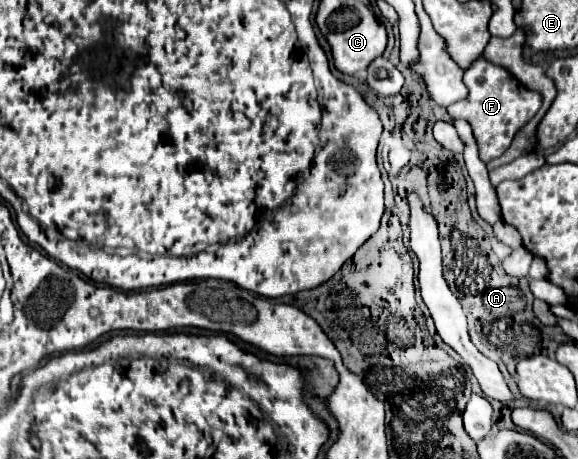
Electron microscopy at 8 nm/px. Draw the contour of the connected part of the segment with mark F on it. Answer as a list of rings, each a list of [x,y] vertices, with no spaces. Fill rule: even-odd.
[[[479,56],[467,68],[465,84],[469,88],[469,96],[447,106],[447,112],[451,118],[463,118],[471,124],[473,136],[479,146],[479,158],[483,162],[491,162],[511,146],[515,134],[537,114],[537,110],[541,108],[541,94],[537,90],[525,88],[511,72],[489,62],[483,56]]]

